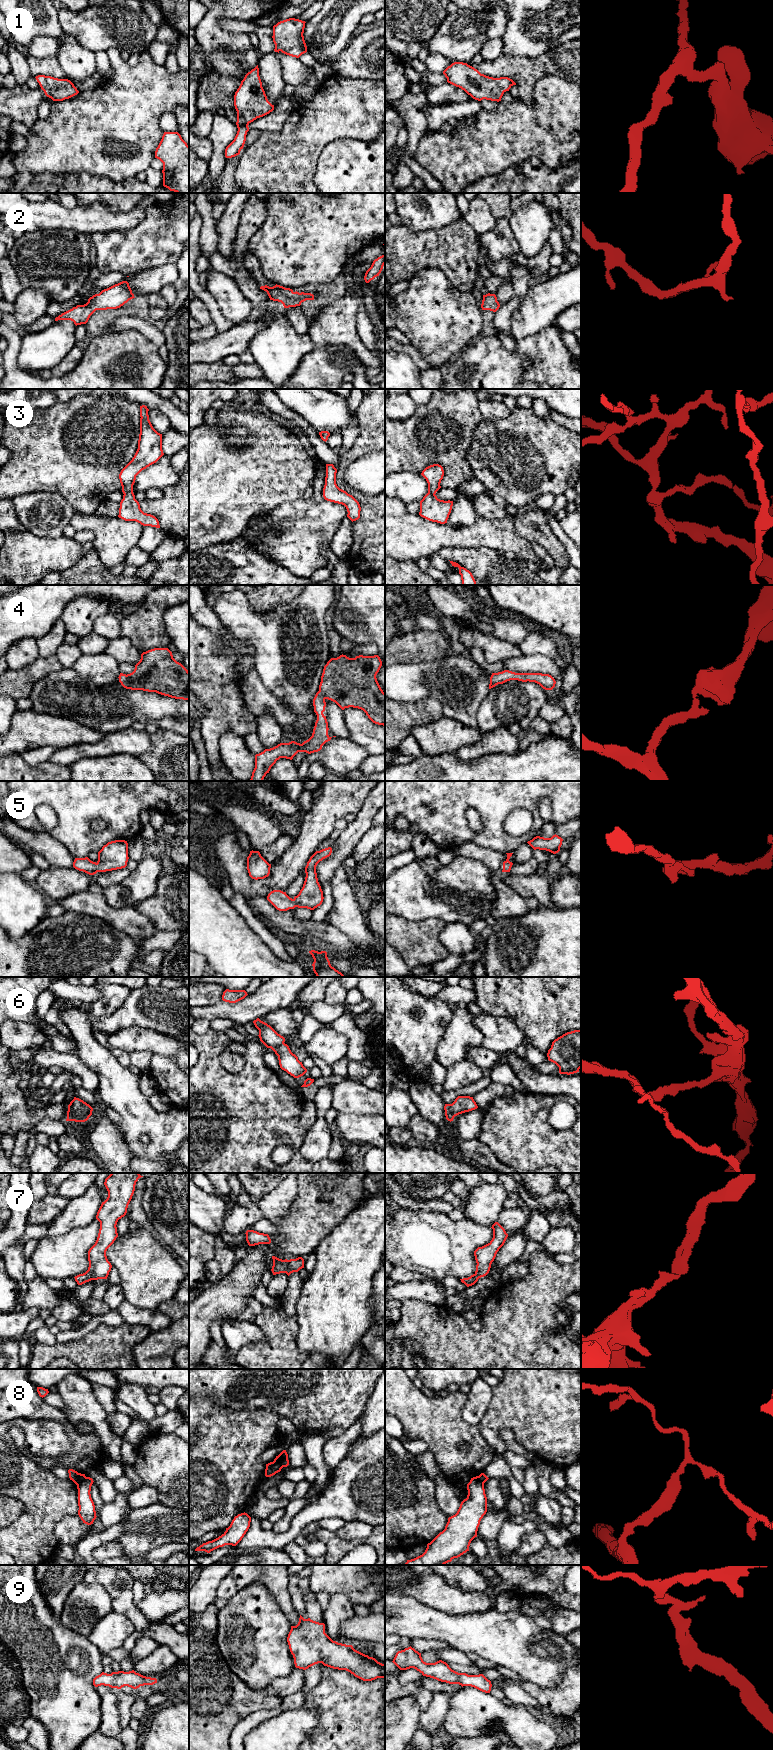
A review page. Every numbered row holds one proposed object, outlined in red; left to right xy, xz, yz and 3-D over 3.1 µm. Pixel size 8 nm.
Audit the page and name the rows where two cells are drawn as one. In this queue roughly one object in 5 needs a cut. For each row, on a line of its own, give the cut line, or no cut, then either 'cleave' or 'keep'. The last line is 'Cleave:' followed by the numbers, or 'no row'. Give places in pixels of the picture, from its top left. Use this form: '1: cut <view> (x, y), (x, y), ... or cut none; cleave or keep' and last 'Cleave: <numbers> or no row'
1: cut none; keep
2: cut none; keep
3: cut none; keep
4: cut none; keep
5: cut none; keep
6: cut none; keep
7: cut none; keep
8: cut xy (85, 1476), (76, 1484); cleave
9: cut none; keep
Cleave: 8

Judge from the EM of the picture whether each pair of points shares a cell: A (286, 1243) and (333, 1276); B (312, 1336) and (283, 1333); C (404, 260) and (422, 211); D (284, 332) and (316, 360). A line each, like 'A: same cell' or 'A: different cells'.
A: different cells
B: different cells
C: different cells
D: different cells

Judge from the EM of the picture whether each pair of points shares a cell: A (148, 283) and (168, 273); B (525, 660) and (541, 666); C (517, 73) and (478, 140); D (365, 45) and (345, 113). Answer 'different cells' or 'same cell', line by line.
A: same cell
B: same cell
C: different cells
D: different cells

